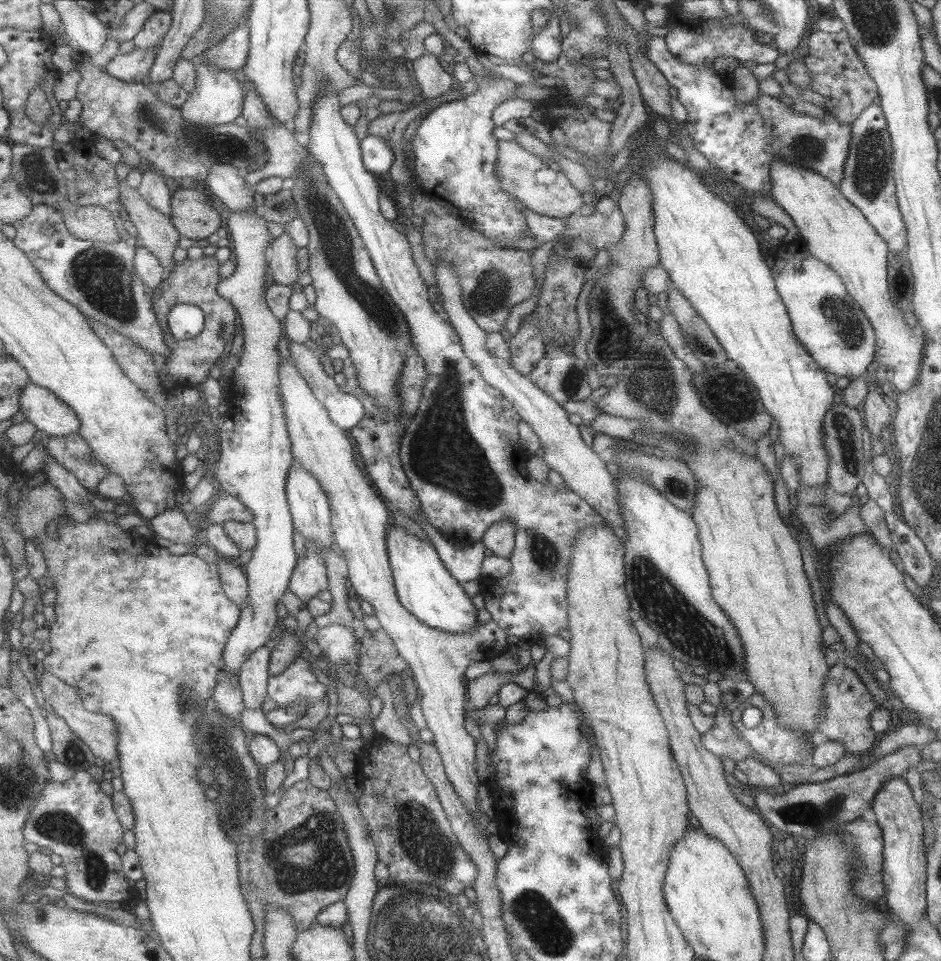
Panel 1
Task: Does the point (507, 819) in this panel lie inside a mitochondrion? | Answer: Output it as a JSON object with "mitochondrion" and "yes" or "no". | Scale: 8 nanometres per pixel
{"mitochondrion":"no"}

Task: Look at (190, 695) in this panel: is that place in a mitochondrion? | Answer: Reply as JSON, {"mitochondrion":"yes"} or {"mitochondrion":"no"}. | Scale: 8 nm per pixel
{"mitochondrion":"yes"}

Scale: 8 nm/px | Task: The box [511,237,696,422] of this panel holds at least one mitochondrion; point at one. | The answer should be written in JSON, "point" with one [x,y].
{"point":[615,340]}

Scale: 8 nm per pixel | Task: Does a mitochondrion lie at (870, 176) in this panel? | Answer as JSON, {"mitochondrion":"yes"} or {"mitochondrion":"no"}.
{"mitochondrion":"yes"}

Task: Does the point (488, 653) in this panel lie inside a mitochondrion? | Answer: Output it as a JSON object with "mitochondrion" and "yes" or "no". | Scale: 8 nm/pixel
{"mitochondrion":"no"}

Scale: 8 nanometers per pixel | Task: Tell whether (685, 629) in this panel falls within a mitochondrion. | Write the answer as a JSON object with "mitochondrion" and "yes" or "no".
{"mitochondrion":"yes"}

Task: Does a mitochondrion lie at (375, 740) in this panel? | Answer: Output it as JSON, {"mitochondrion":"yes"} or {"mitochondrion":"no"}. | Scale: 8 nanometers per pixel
{"mitochondrion":"no"}

